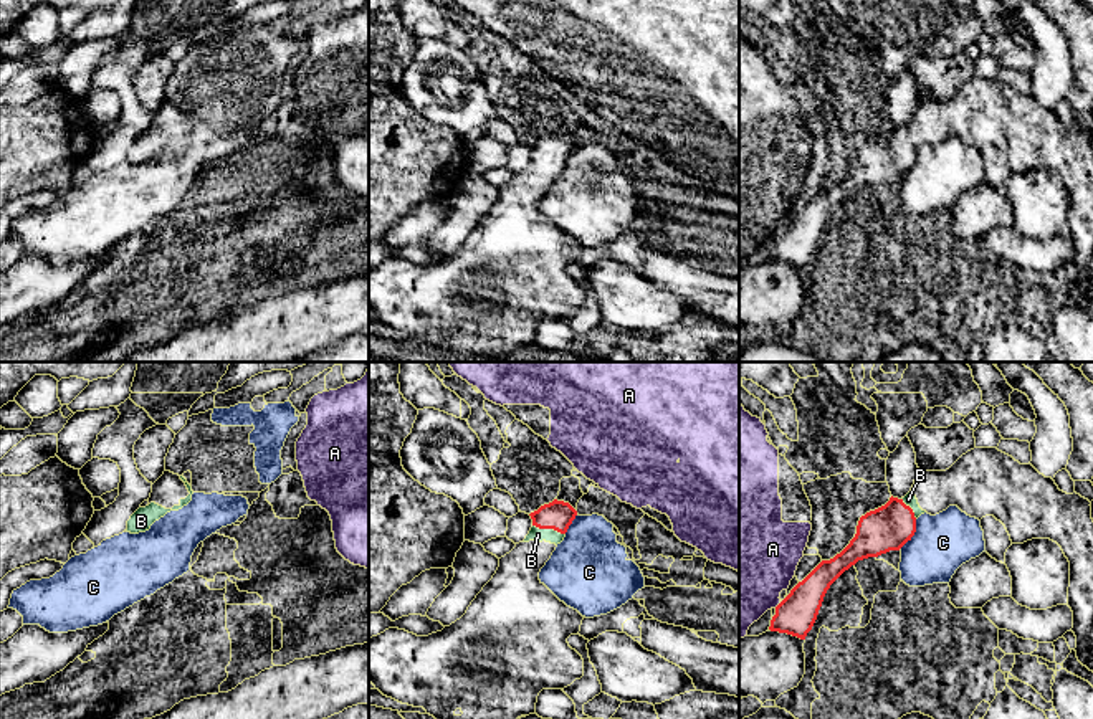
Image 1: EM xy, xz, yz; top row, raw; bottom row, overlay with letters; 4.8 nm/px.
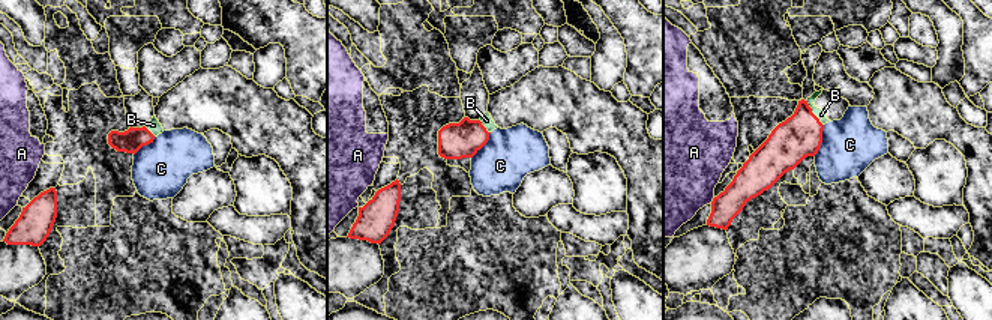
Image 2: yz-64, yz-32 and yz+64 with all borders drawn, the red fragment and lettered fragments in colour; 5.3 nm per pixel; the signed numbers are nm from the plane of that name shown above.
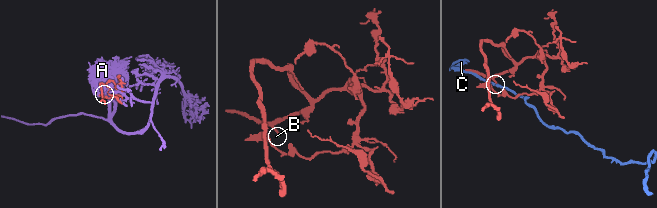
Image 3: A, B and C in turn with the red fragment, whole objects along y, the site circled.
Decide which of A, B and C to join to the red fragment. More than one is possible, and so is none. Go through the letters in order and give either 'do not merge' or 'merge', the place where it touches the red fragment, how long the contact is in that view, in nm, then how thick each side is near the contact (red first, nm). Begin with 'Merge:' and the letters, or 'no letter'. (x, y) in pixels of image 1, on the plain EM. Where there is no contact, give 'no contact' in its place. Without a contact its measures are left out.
Merge: B
A: do not merge | yz (779, 233) | 50 nm | 190/460 nm
B: merge | xz (549, 157) | 170 nm | 140/70 nm
C: do not merge | yz (913, 164) | 180 nm | 220/280 nm

